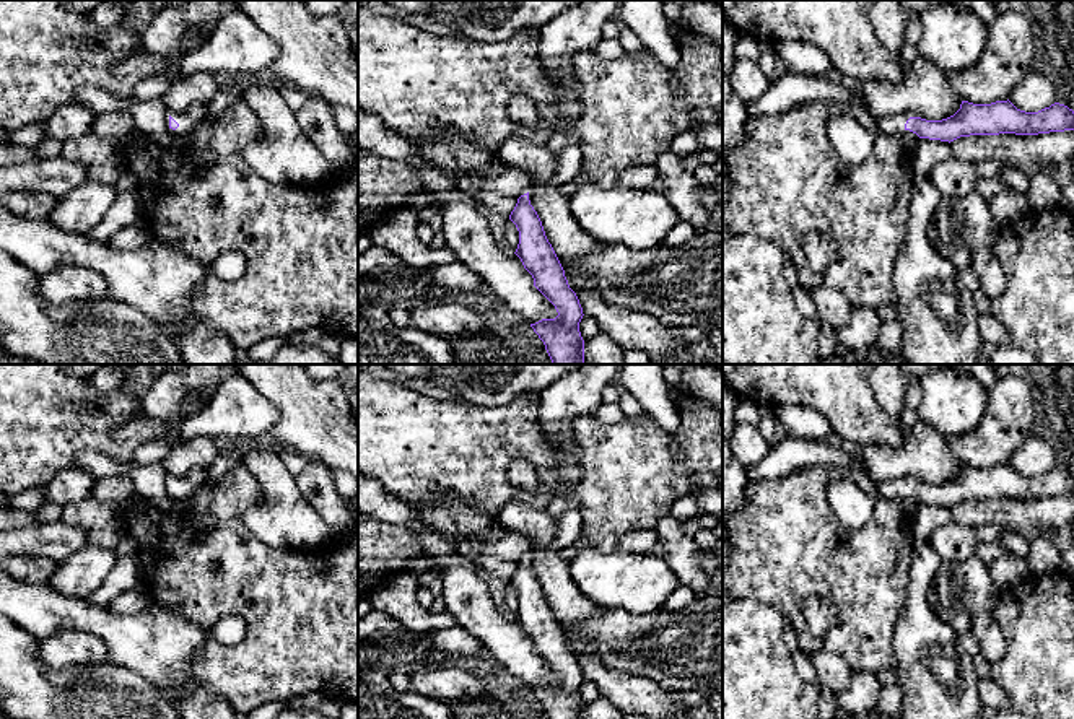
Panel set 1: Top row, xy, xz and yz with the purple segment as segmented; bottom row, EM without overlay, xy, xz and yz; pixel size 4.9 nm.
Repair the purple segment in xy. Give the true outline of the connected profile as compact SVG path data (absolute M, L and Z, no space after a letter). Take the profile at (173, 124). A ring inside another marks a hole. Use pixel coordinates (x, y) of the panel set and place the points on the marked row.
M200 102L187 109L184 114L171 117L169 115L169 129L176 132L187 132L200 125L203 115L208 112L210 102Z

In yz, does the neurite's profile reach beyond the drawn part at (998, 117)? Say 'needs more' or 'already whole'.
needs more

